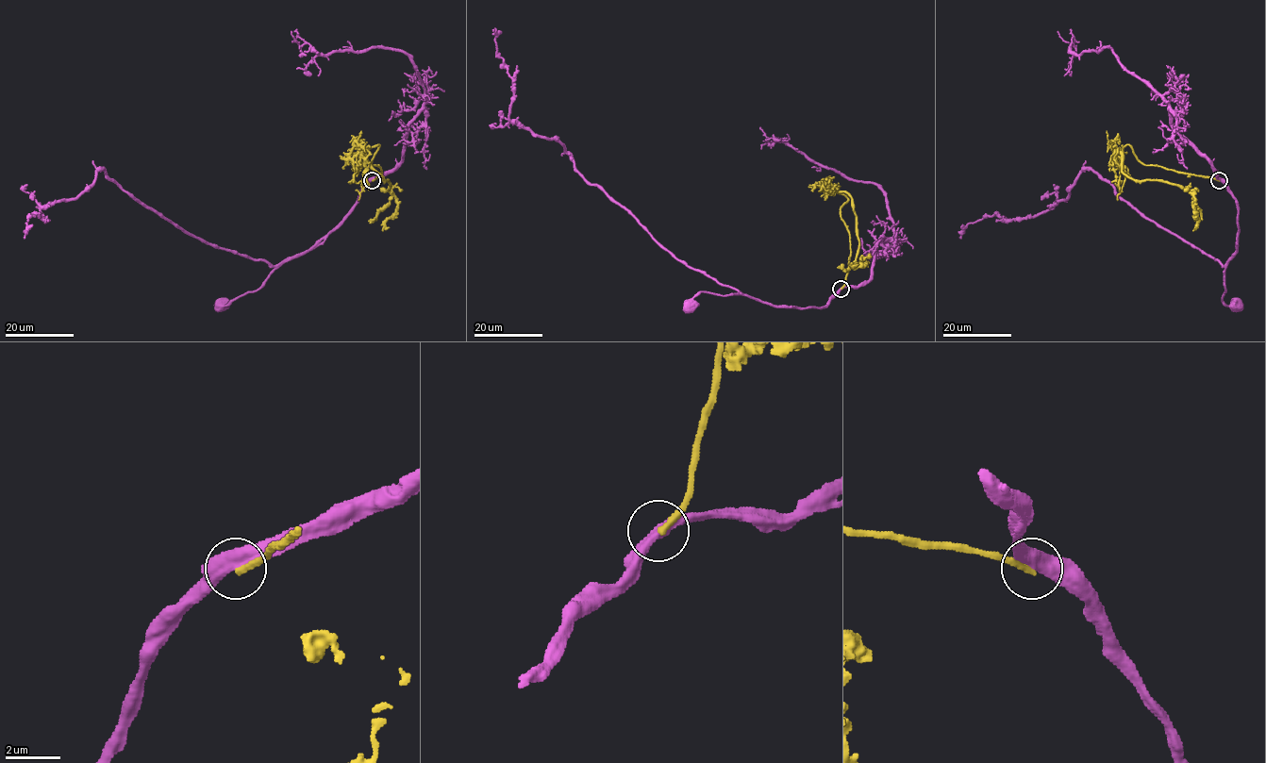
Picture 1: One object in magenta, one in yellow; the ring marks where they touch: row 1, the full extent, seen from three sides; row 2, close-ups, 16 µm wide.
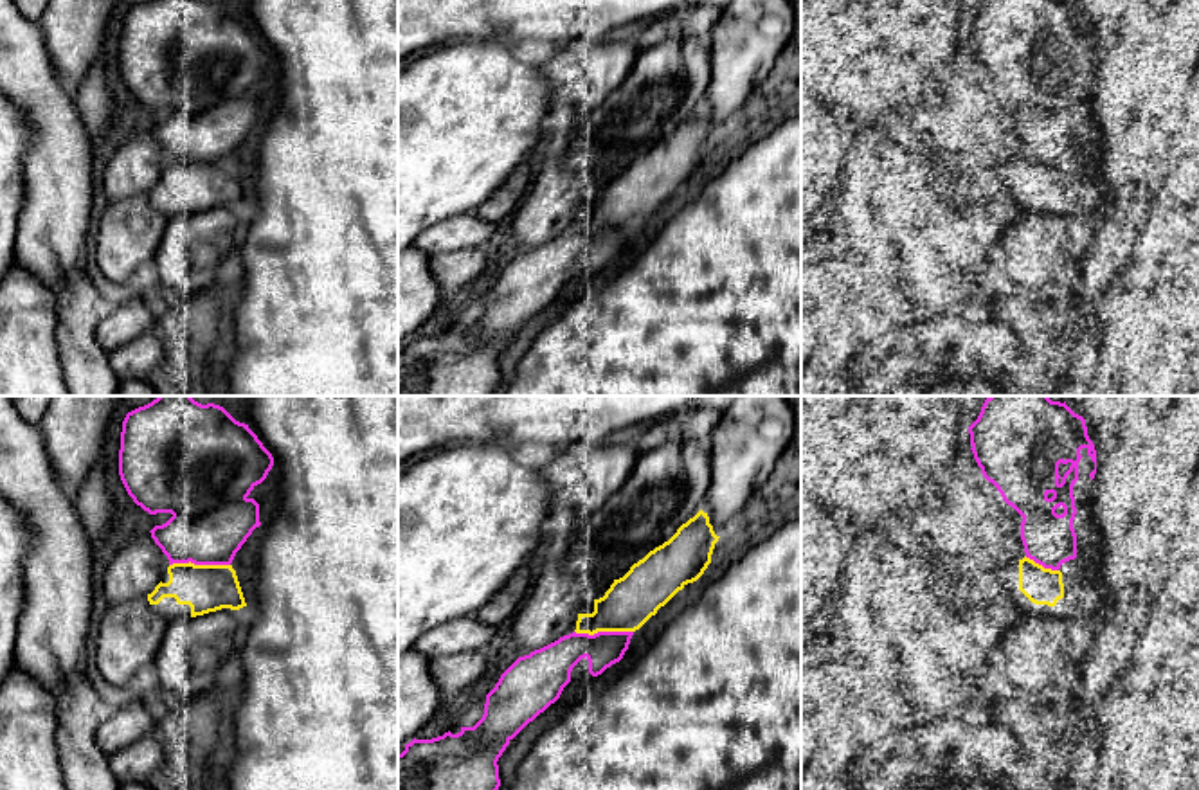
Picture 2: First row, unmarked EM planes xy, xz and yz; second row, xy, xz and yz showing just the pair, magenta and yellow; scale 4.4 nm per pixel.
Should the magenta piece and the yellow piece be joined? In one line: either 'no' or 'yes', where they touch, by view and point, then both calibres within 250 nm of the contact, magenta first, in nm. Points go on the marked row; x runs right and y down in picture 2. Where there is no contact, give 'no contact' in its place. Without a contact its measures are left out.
no | xy (198, 564) | 360/220 nm

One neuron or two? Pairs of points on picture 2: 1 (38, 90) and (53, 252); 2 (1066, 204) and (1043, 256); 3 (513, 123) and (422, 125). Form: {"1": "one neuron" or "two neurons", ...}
{"1": "one neuron", "2": "two neurons", "3": "one neuron"}

